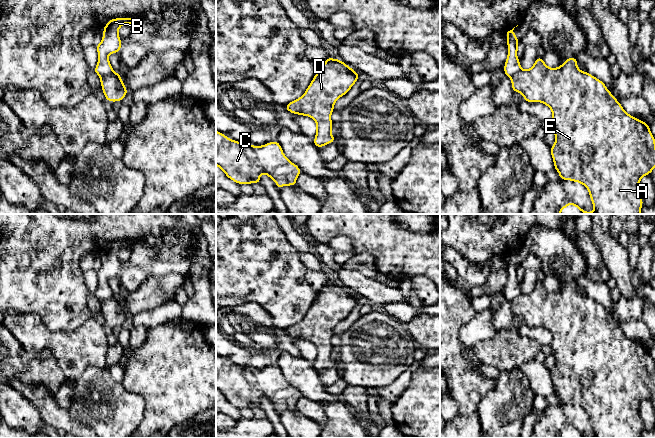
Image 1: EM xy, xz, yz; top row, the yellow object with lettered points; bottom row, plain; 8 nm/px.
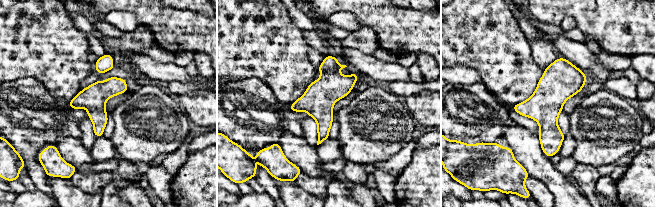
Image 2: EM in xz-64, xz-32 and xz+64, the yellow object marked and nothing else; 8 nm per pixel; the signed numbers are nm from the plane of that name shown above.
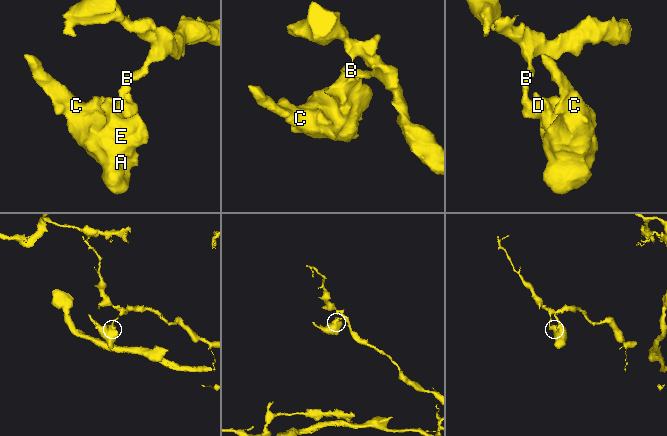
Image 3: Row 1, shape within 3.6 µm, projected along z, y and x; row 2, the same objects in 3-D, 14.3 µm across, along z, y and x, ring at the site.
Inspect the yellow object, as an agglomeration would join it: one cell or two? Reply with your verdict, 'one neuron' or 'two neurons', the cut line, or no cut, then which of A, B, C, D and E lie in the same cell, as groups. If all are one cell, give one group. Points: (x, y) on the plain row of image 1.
two neurons; cut in xy along (113, 296), (100, 301); A C D E / B

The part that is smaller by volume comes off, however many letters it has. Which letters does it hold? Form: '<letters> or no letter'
A, C, D, E

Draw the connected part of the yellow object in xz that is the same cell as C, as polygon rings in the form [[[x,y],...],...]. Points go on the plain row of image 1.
[[[217,354],[216,389],[229,403],[239,409],[260,408],[260,399],[265,397],[276,407],[279,414],[285,409],[296,410],[296,403],[301,398],[301,393],[284,379],[278,365],[272,365],[261,370],[247,369],[231,364]]]

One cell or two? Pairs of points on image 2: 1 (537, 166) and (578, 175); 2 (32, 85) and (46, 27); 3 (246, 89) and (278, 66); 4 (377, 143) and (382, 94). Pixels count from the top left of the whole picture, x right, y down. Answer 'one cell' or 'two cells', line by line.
1: two cells
2: two cells
3: two cells
4: one cell

